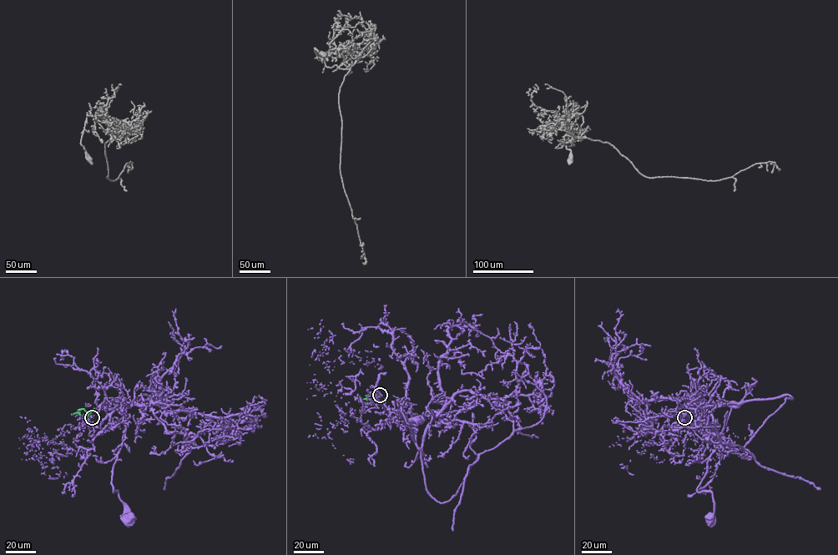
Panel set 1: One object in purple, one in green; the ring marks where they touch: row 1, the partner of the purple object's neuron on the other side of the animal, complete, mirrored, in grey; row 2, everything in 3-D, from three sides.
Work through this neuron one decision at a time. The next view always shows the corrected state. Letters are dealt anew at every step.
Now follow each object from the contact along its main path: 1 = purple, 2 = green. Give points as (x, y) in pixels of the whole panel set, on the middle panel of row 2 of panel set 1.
1: (380, 395), (377, 401), (404, 416), (414, 431), (414, 441), (401, 416), (401, 407), (406, 422), (418, 421)
2: (380, 395), (376, 390), (365, 399), (359, 396)

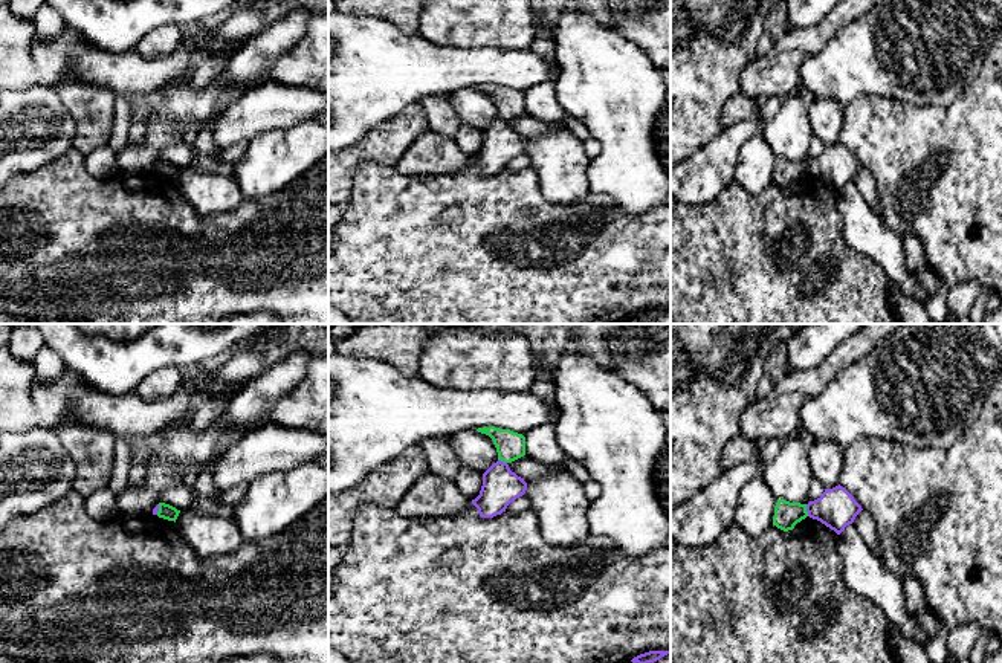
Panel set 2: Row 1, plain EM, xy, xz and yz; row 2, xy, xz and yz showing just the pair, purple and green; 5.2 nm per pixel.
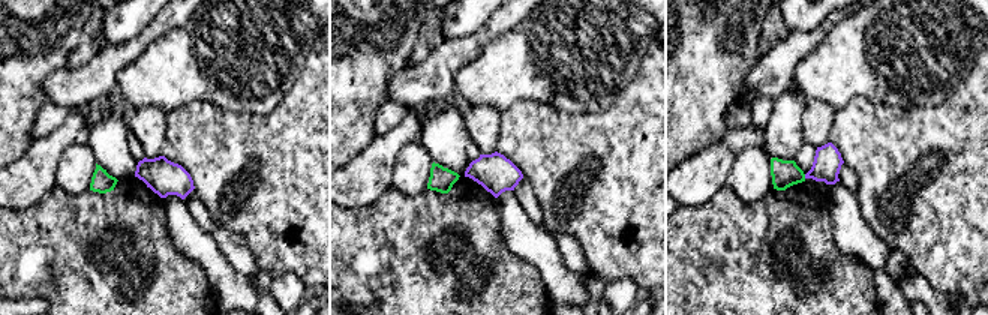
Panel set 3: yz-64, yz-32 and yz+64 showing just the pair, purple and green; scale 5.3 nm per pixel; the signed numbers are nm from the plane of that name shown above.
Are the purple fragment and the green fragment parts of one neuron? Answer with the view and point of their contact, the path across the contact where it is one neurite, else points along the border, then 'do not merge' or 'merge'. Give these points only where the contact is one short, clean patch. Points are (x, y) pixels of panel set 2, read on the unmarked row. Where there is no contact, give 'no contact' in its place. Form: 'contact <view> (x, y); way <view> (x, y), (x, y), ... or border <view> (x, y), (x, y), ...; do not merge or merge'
contact yz (807, 168); border yz (805, 162), (808, 173); do not merge

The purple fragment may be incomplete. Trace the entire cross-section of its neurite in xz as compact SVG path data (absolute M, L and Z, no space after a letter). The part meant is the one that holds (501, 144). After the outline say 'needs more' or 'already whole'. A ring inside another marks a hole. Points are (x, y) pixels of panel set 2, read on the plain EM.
M498 118L483 131L480 153L472 157L481 176L493 176L506 170L507 163L527 148L524 136L510 128L509 122Z | already whole

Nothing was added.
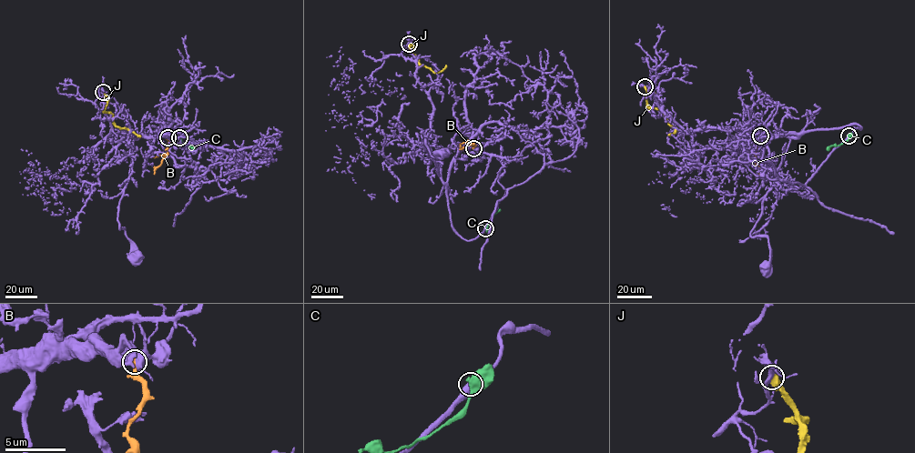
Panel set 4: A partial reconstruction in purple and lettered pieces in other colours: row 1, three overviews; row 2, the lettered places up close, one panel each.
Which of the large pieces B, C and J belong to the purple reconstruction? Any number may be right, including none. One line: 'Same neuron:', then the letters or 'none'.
Same neuron: none

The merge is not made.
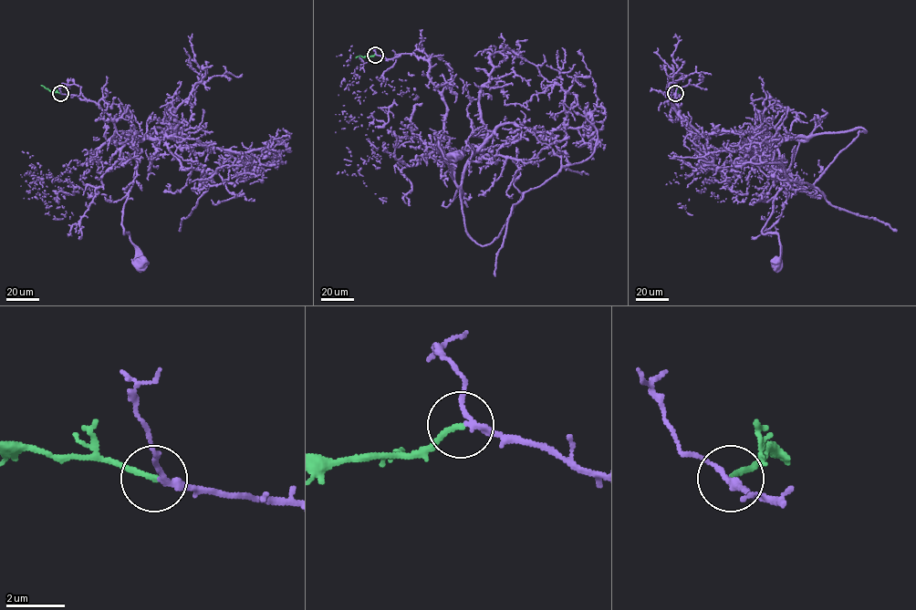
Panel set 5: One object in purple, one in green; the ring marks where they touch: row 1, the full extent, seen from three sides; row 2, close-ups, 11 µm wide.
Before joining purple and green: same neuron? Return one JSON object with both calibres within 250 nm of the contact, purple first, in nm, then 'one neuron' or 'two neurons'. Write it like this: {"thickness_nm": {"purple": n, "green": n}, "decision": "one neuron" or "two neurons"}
{"thickness_nm": {"purple": 190, "green": 190}, "decision": "one neuron"}

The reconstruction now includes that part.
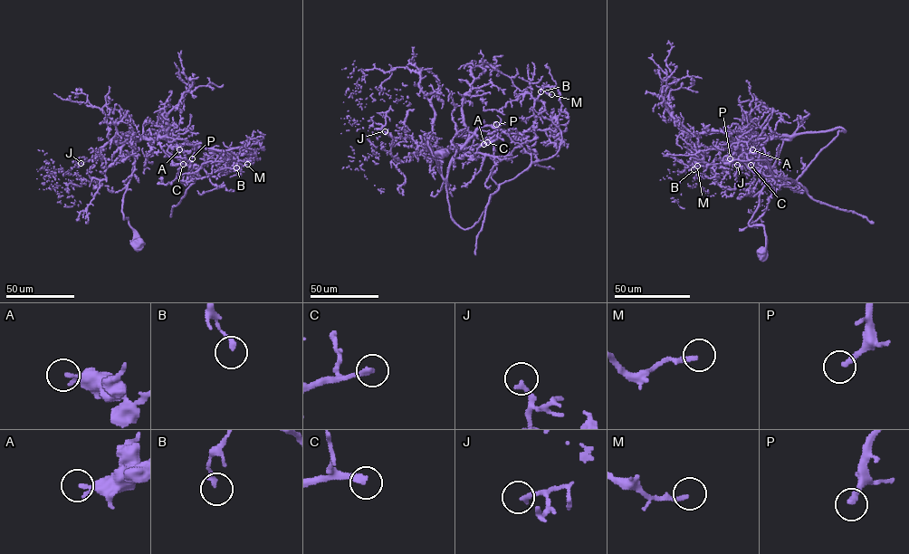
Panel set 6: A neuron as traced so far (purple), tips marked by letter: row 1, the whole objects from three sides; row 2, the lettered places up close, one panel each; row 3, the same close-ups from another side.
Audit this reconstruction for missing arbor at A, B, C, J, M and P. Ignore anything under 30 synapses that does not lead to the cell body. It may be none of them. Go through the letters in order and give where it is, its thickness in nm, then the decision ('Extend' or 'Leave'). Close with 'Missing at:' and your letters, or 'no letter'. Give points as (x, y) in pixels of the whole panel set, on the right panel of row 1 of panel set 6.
A: Place: (752, 149). Thickness 220 nm. Leave
B: Place: (693, 169). Thickness 220 nm. Leave
C: Place: (751, 165). Thickness 240 nm. Extend
J: Place: (737, 165). Thickness 200 nm. Leave
M: Place: (697, 166). Thickness 200 nm. Extend
P: Place: (730, 158). Thickness 240 nm. Extend
Missing at: C, M, P

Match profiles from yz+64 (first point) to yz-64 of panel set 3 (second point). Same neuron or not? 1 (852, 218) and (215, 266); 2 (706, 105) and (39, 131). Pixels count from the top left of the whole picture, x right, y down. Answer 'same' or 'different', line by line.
1: same
2: different

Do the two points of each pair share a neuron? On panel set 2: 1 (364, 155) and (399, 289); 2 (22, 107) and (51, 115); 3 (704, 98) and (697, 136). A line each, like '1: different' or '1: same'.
1: different
2: same
3: same

